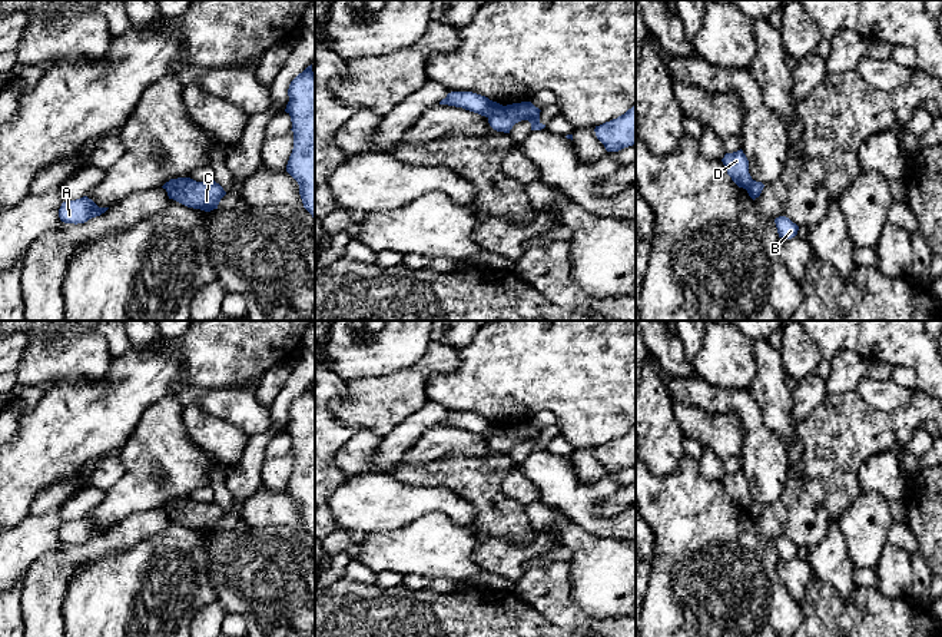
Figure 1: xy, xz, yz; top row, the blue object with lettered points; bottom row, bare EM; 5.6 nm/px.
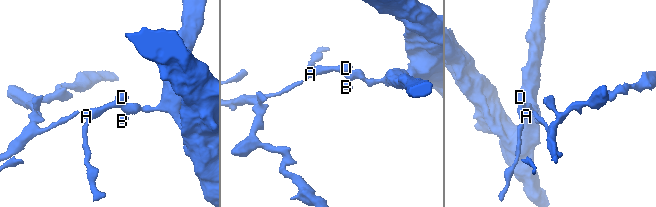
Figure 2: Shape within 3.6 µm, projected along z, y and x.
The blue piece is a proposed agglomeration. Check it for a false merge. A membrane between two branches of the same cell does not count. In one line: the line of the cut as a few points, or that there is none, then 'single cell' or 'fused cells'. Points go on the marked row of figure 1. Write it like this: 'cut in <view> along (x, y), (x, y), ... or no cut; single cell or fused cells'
cut in xz along (503, 106), (488, 118); fused cells

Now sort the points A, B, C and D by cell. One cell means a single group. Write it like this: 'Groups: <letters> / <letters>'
Groups: A D / B C

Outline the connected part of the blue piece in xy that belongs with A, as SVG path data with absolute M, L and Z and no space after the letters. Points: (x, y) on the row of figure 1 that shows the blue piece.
M83 196L76 200L63 202L59 209L59 218L64 223L84 223L92 218L100 216L109 208L99 208L92 199Z

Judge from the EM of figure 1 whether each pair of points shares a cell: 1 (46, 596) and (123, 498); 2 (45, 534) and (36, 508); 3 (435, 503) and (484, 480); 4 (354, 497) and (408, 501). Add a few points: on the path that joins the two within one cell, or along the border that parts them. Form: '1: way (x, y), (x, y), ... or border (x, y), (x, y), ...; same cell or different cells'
1: border (139, 511), (128, 514), (109, 528); different cells
2: border (59, 506), (45, 513), (29, 516); different cells
3: border (421, 485), (464, 497), (474, 520); different cells
4: way (367, 501), (395, 501); same cell

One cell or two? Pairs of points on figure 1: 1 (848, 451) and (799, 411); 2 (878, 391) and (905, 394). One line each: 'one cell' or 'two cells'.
1: two cells
2: one cell

